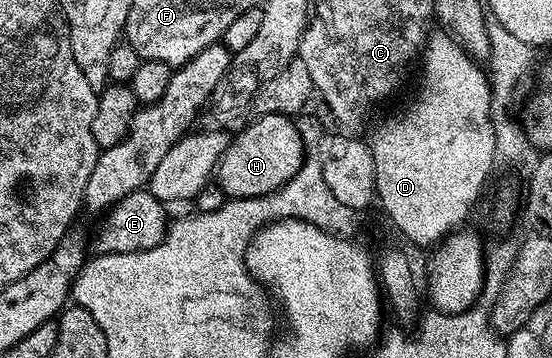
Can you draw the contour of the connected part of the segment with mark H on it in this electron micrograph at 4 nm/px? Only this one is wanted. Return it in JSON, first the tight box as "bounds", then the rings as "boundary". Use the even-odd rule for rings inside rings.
{"bounds":[215,115,307,199],"boundary":[[[258,115],[250,127],[234,134],[229,141],[229,148],[223,153],[215,172],[216,182],[221,184],[229,199],[259,197],[277,191],[303,165],[307,158],[305,142],[296,122],[287,115]]]}

